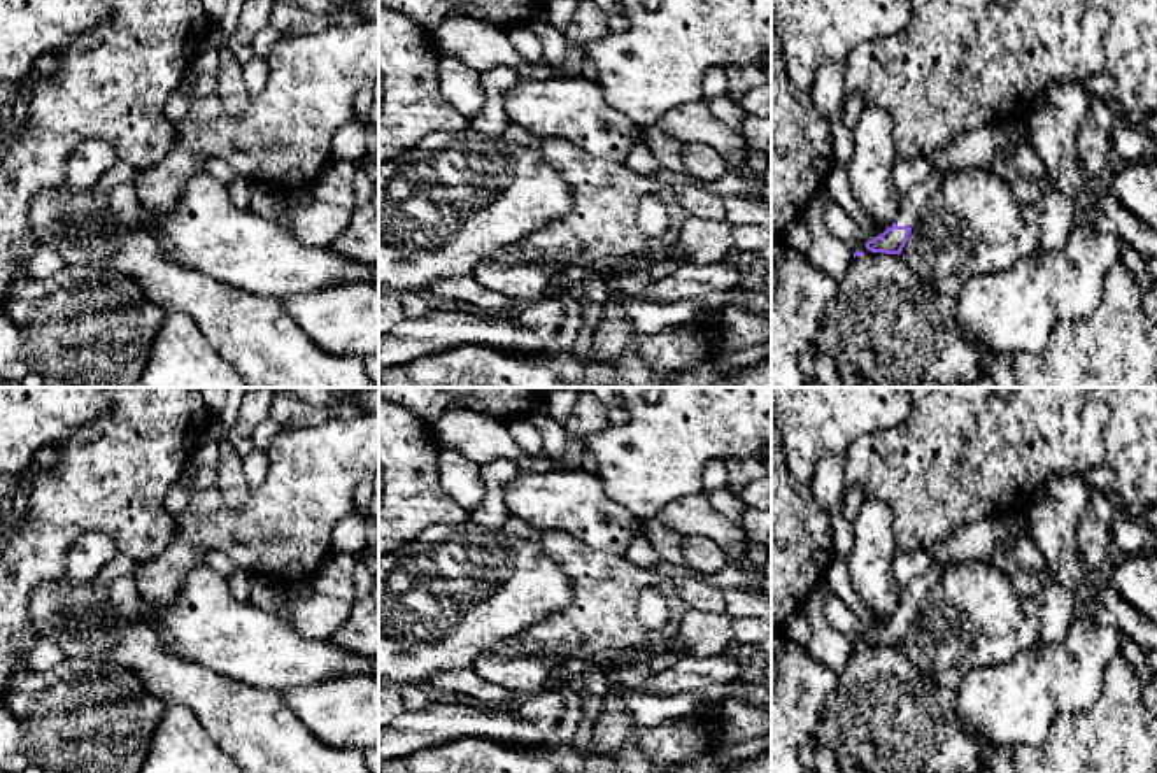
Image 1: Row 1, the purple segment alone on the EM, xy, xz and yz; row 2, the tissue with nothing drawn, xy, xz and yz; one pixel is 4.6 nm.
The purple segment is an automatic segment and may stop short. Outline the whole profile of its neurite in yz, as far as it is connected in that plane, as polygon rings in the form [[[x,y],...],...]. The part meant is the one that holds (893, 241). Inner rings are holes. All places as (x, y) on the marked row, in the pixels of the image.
[[[954,170],[933,172],[924,182],[913,186],[906,193],[892,226],[868,240],[866,249],[871,252],[901,254],[912,228],[919,223],[922,207]]]

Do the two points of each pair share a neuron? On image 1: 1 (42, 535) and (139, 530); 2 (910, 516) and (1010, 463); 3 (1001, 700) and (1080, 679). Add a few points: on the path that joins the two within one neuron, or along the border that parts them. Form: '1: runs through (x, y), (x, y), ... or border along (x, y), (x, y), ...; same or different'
1: runs through (67, 517), (114, 517); same
2: runs through (935, 493), (961, 491), (986, 472); same
3: runs through (1021, 700), (1038, 686), (1061, 679); same

